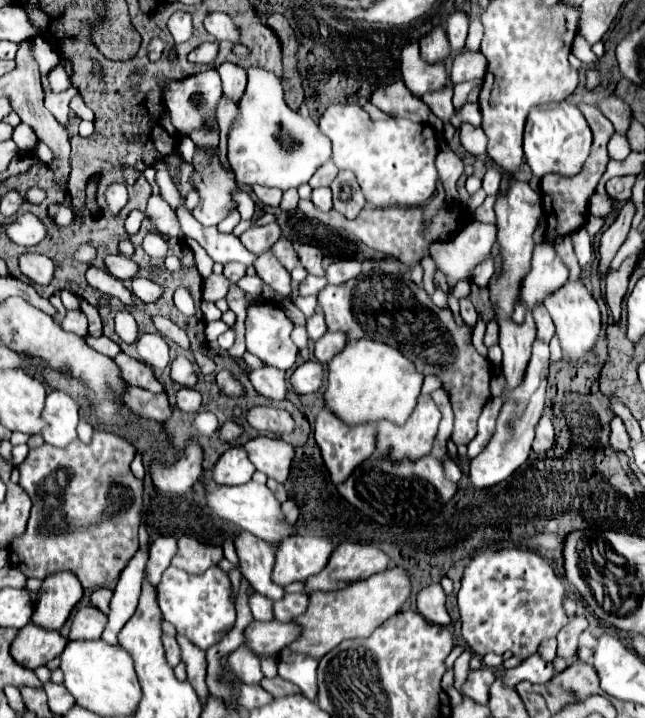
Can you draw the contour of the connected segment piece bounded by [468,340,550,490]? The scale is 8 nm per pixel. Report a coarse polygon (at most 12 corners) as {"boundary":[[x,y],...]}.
{"boundary":[[536,340],[520,390],[470,460],[470,488],[506,480],[532,452],[548,346]]}

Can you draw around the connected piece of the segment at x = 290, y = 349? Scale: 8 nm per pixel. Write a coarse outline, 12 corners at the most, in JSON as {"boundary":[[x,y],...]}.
{"boundary":[[274,304],[246,316],[246,350],[278,370],[294,366],[294,324]]}

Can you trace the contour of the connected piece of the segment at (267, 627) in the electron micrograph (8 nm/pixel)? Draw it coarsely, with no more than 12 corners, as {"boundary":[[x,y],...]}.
{"boundary":[[250,622],[244,640],[260,654],[278,654],[298,640],[294,622]]}

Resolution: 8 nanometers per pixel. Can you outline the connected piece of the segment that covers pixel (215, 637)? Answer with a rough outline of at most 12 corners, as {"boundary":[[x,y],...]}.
{"boundary":[[170,566],[156,592],[164,620],[202,650],[236,622],[218,566]]}

